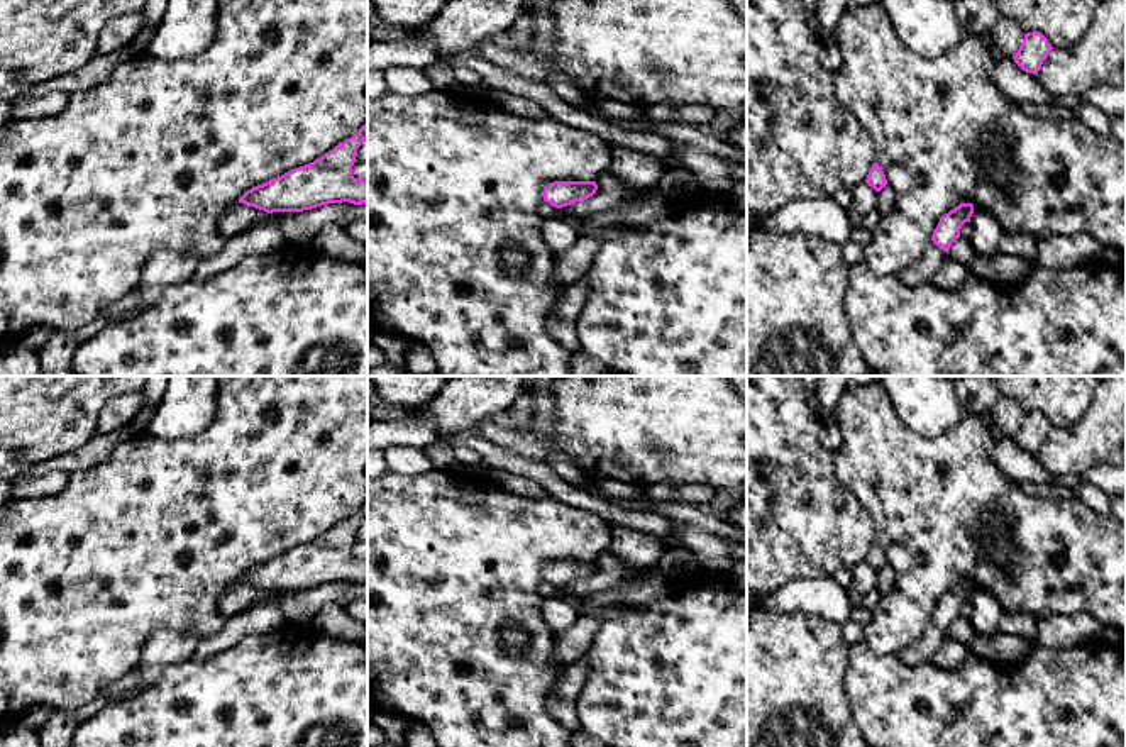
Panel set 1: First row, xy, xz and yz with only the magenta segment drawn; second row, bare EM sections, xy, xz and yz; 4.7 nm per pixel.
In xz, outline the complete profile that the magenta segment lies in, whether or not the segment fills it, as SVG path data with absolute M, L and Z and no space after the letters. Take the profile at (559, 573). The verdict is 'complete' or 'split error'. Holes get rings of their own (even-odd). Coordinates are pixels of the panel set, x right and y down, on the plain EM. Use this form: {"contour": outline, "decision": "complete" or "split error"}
{"contour": "M554 561L544 567L544 581L562 588L593 576L596 569L596 561Z", "decision": "complete"}

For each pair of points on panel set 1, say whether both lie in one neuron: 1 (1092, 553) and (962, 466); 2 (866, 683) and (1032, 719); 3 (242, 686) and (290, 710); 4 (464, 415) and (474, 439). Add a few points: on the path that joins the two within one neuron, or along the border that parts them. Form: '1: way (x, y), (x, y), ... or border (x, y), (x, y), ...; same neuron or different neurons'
1: way (1060, 542), (1045, 542), (994, 498); same neuron
2: way (906, 690), (972, 690), (991, 708); same neuron
3: way (254, 698), (266, 710), (278, 710); same neuron
4: border (476, 431), (459, 431), (451, 442); different neurons

